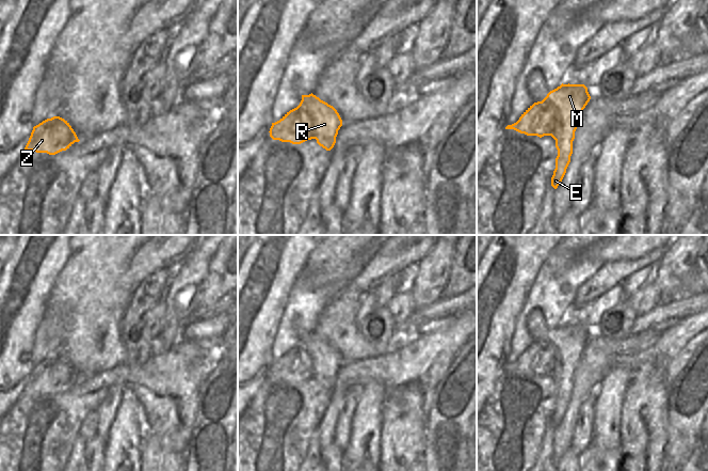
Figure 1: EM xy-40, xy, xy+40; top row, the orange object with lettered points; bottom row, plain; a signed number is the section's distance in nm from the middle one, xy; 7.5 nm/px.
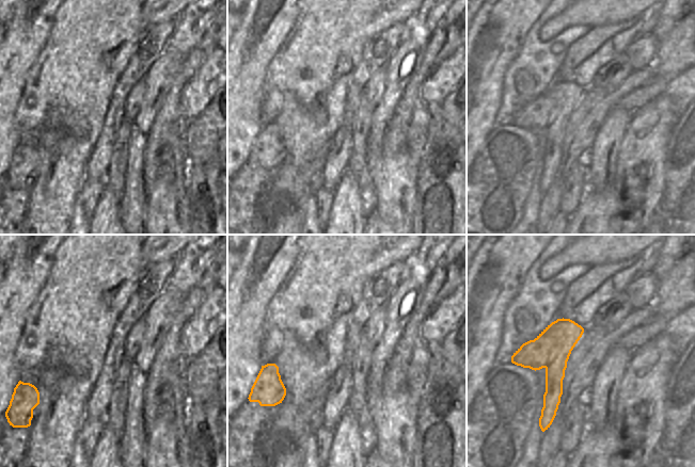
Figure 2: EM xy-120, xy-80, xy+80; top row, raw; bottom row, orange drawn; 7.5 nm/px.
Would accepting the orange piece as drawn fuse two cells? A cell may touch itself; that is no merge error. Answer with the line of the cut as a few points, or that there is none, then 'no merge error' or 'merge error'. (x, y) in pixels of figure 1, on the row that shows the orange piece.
cut xy+40 (581, 111), (558, 109), (556, 127), (551, 136); merge error

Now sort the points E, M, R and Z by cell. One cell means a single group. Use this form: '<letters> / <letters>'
E R / M Z

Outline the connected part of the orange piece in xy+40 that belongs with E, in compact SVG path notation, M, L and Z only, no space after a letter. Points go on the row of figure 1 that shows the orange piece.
M560 109L556 111L556 128L551 136L556 140L556 147L558 150L556 169L551 177L551 186L554 189L562 182L570 162L575 131L581 120L581 115L582 112L563 112Z

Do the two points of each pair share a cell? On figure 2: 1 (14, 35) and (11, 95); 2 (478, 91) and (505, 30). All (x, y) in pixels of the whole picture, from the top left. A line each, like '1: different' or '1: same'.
1: same
2: same

